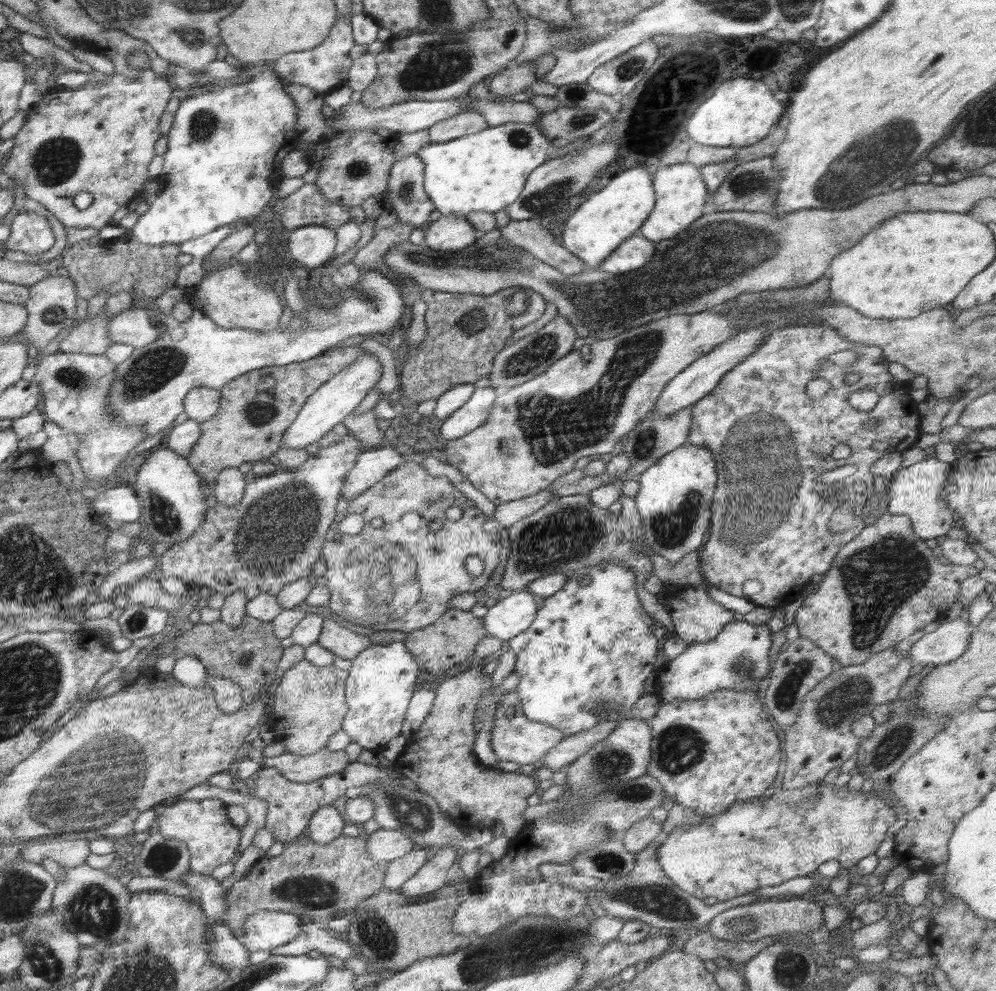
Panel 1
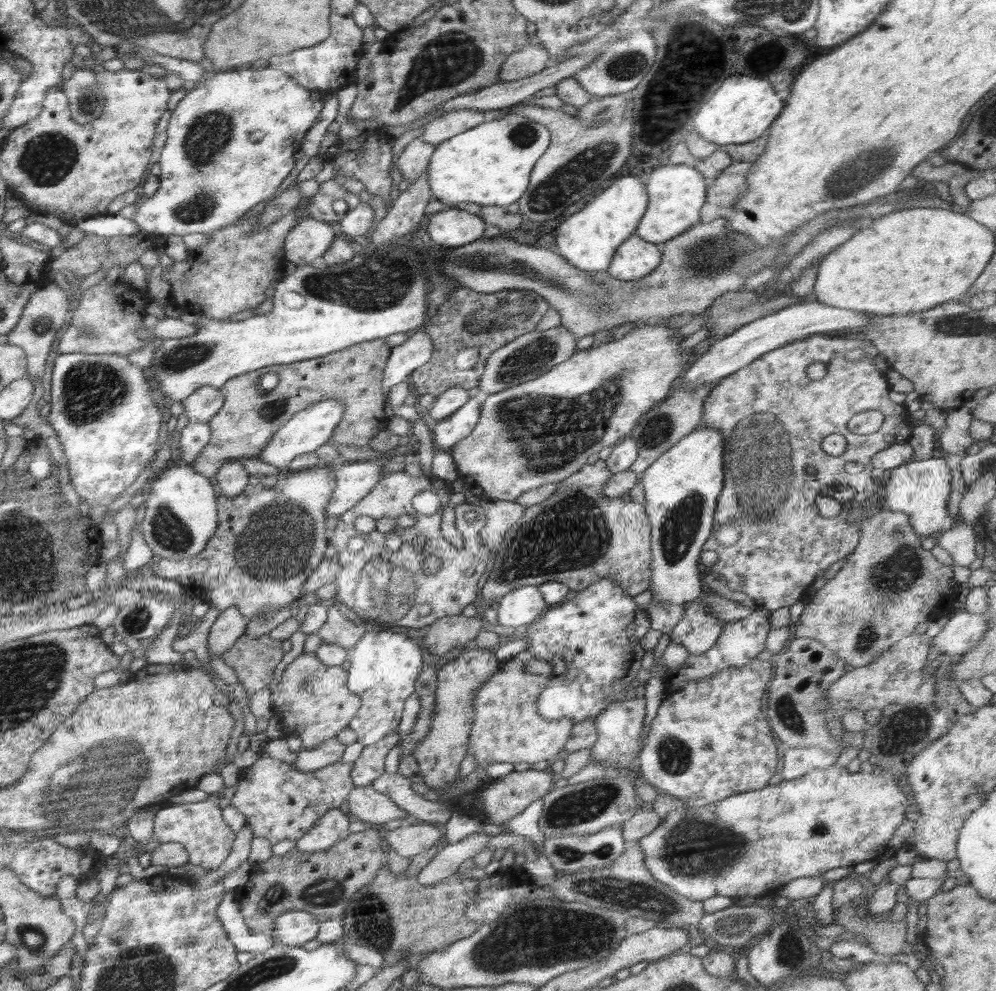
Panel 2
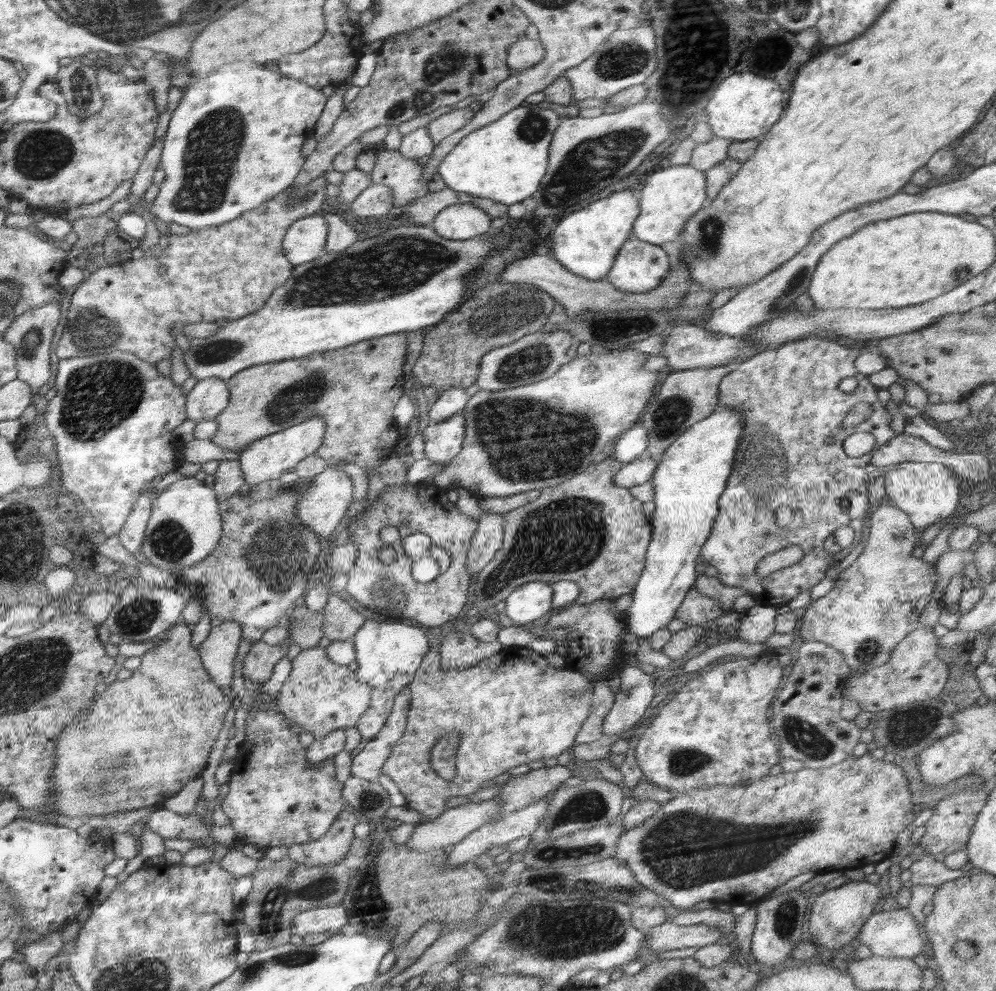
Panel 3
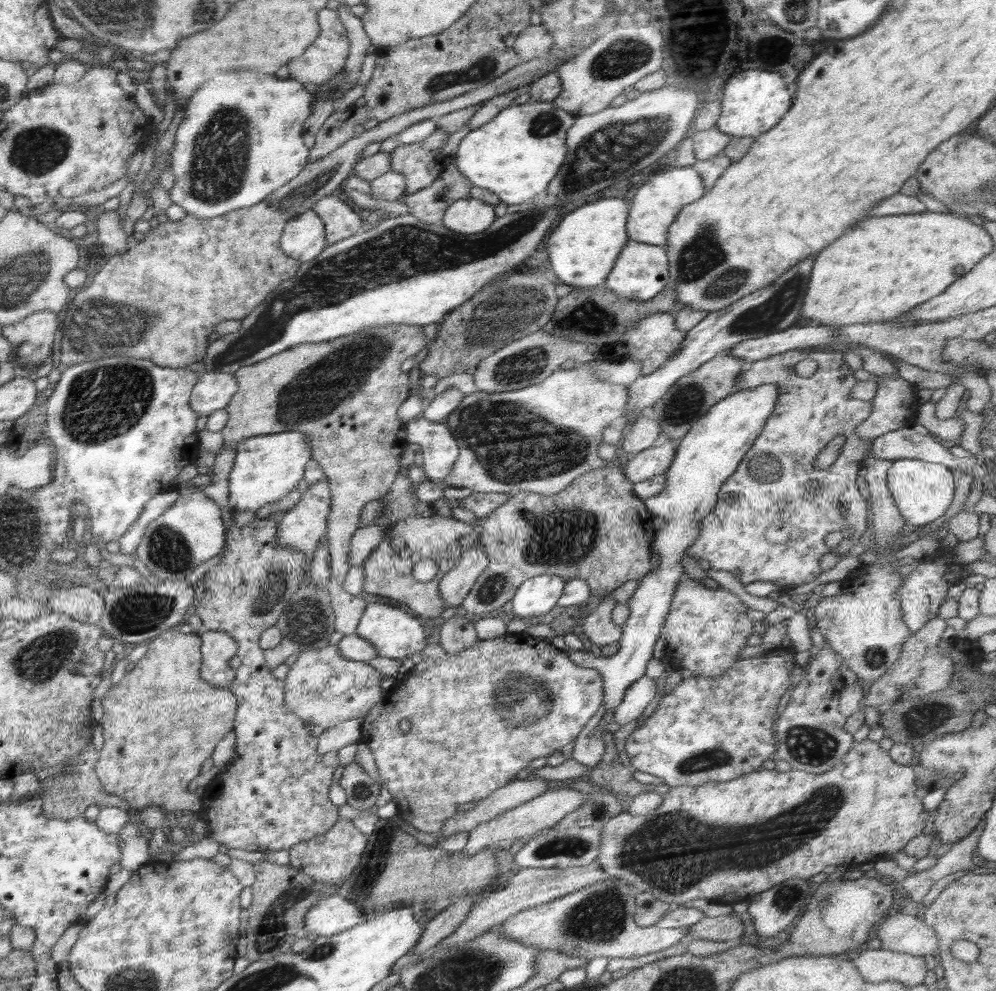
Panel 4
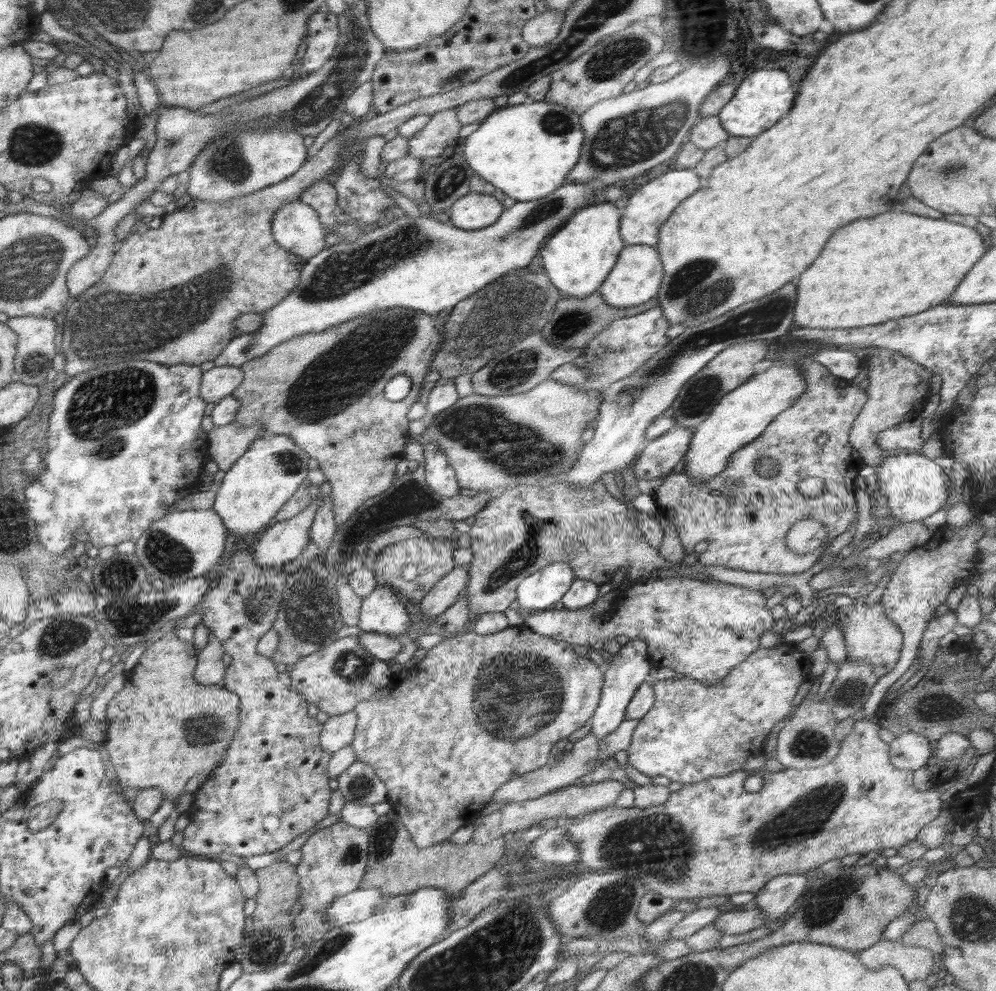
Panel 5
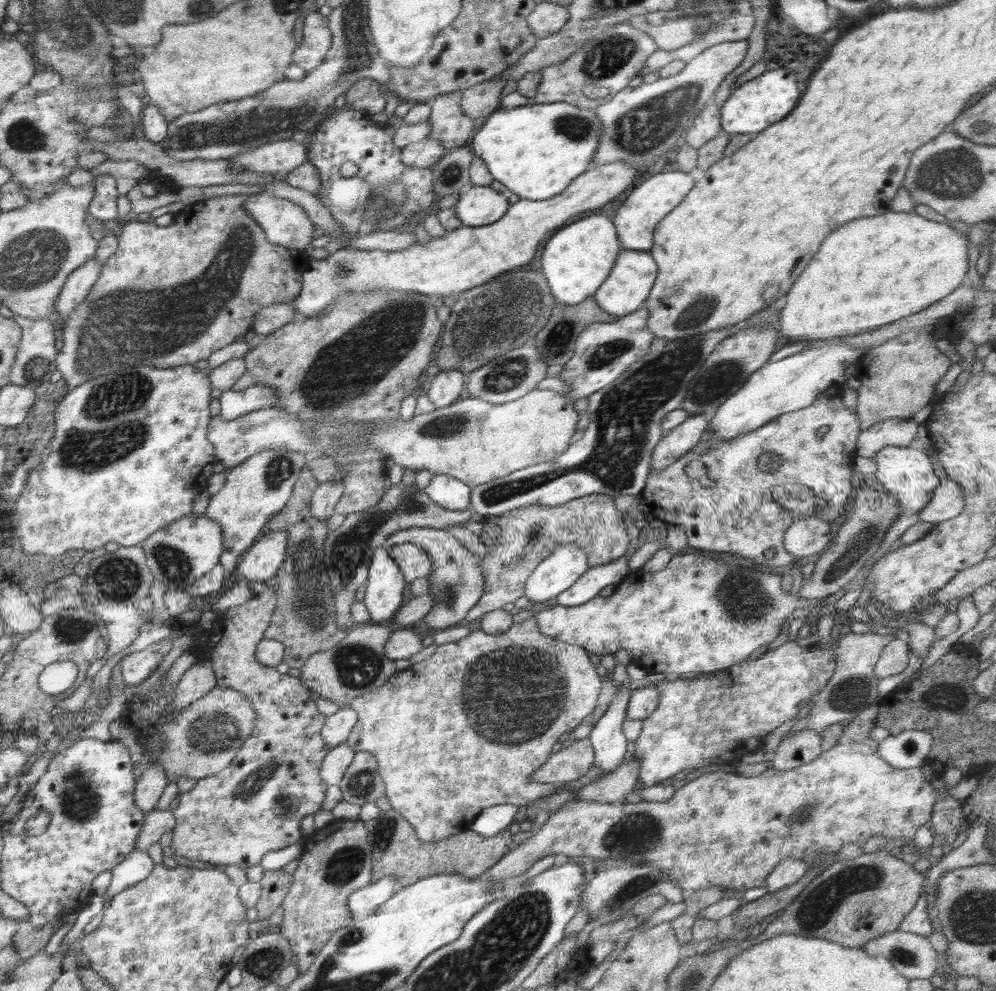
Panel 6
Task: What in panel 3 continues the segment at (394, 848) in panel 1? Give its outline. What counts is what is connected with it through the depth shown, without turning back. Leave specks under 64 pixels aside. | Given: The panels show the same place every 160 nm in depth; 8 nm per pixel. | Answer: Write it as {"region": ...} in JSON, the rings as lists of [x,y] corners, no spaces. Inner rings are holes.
{"region":[[[488,799],[447,808],[438,818],[416,824],[405,845],[410,850],[418,851],[437,851],[448,845],[455,845],[461,838],[502,812],[500,805],[494,799]]]}

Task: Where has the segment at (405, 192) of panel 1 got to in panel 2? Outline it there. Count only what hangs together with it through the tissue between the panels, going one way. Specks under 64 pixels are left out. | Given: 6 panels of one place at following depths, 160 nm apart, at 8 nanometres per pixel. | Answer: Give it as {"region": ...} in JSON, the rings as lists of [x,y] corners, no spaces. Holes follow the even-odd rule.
{"region":[[[420,137],[410,142],[396,161],[402,179],[408,179],[411,183],[428,170],[430,158],[434,154],[434,147],[422,141]]]}

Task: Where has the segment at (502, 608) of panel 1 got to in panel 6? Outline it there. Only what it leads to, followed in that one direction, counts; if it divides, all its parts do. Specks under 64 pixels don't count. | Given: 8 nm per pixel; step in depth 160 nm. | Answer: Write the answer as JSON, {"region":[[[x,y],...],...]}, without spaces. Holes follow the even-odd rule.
{"region":[[[561,544],[525,580],[523,596],[532,602],[550,600],[568,590],[588,569],[583,548]]]}

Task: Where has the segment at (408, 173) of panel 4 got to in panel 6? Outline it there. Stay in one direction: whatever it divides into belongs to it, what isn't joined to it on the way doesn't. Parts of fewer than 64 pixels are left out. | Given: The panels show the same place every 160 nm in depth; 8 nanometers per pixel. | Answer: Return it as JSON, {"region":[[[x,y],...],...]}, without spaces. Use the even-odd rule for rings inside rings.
{"region":[[[454,91],[429,101],[430,139],[440,141],[447,152],[467,146],[477,132],[474,118],[462,112],[461,95],[461,91]]]}

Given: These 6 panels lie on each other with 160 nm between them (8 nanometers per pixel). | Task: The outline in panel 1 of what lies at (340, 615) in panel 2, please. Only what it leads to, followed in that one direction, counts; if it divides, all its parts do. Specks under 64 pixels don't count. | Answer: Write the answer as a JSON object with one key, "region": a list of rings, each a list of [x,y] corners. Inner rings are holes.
{"region":[[[329,616],[323,623],[317,644],[330,650],[336,657],[342,657],[342,659],[352,661],[361,655],[363,651],[366,651],[370,647],[370,644],[372,644],[368,636],[364,636],[368,632],[370,632],[369,627],[354,626],[342,617]]]}

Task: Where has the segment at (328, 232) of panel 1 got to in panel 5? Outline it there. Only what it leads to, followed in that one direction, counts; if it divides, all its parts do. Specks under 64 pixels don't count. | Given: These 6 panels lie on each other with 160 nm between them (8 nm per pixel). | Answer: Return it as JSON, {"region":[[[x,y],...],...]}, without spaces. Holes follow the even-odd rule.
{"region":[[[302,201],[288,203],[274,215],[273,234],[275,240],[282,248],[296,255],[300,259],[309,259],[325,250],[325,235],[327,230],[320,221],[320,214]]]}

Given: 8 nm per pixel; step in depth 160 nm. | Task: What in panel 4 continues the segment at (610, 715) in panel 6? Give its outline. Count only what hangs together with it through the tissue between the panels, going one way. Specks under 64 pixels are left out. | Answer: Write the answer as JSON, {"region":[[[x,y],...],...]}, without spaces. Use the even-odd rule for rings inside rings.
{"region":[[[773,383],[729,394],[711,406],[680,439],[674,460],[663,474],[666,486],[662,492],[643,501],[650,515],[664,518],[665,523],[655,530],[653,538],[652,552],[658,554],[658,566],[639,580],[639,585],[627,602],[630,616],[617,644],[620,649],[613,656],[595,658],[590,651],[567,650],[560,642],[556,642],[556,647],[568,654],[574,665],[595,668],[602,675],[605,711],[615,710],[624,698],[626,688],[645,675],[646,665],[653,658],[666,614],[670,613],[674,591],[680,576],[685,572],[681,560],[687,548],[698,538],[699,520],[714,510],[720,487],[731,478],[758,433],[762,432],[765,422],[774,412],[777,396],[778,387]]]}

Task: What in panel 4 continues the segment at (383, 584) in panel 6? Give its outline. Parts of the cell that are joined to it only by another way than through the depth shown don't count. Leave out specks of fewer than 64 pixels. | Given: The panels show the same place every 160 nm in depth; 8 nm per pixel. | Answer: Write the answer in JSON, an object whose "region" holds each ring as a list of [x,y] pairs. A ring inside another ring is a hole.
{"region":[[[382,603],[368,605],[354,634],[374,645],[378,651],[378,657],[398,659],[402,662],[406,658],[420,656],[420,652],[427,644],[423,627],[418,618],[413,618],[410,614],[406,614],[394,606]]]}

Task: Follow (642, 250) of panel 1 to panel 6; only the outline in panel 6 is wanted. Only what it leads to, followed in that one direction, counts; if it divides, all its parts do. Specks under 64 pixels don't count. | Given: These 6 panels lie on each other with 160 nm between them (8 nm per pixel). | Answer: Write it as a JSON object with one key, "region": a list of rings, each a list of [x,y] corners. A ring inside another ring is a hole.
{"region":[[[622,250],[608,279],[598,288],[593,297],[604,312],[626,316],[645,304],[657,275],[658,268],[649,251]]]}

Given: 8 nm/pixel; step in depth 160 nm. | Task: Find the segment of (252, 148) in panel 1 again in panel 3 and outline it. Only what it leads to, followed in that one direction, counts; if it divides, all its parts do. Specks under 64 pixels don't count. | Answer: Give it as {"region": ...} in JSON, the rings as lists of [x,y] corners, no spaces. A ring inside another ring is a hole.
{"region":[[[236,62],[236,64],[228,64],[226,68],[218,68],[218,72],[213,72],[210,76],[203,79],[194,80],[183,89],[181,100],[173,110],[168,125],[168,131],[163,137],[163,150],[161,152],[160,169],[166,175],[163,183],[159,186],[160,192],[156,196],[156,200],[152,202],[150,208],[146,208],[142,212],[141,217],[146,221],[161,220],[164,224],[175,222],[189,228],[202,229],[206,227],[214,227],[221,223],[230,223],[241,215],[245,215],[247,211],[253,211],[254,208],[261,207],[262,204],[269,203],[274,197],[281,195],[286,188],[292,186],[294,180],[300,175],[304,167],[304,156],[302,146],[306,142],[306,138],[312,137],[314,124],[321,118],[320,112],[324,111],[328,98],[322,89],[317,89],[306,84],[305,81],[294,80],[294,78],[286,78],[284,74],[276,72],[276,70],[268,70],[260,64],[254,62]]]}

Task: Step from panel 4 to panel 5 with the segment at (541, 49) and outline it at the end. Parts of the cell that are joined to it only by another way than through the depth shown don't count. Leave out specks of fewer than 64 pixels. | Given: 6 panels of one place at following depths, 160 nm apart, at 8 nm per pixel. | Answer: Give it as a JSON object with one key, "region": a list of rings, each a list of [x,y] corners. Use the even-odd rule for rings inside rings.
{"region":[[[547,10],[544,13],[537,13],[522,27],[522,38],[530,47],[541,47],[556,38],[560,32],[565,19],[564,12]]]}

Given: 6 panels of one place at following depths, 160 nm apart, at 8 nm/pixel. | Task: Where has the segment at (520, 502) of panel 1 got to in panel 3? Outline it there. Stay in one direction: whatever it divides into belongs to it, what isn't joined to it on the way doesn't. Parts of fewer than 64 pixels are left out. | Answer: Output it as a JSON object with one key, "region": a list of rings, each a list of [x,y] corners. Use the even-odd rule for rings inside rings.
{"region":[[[482,511],[478,528],[468,549],[466,566],[472,576],[478,574],[488,564],[503,545],[505,518],[502,513]]]}

